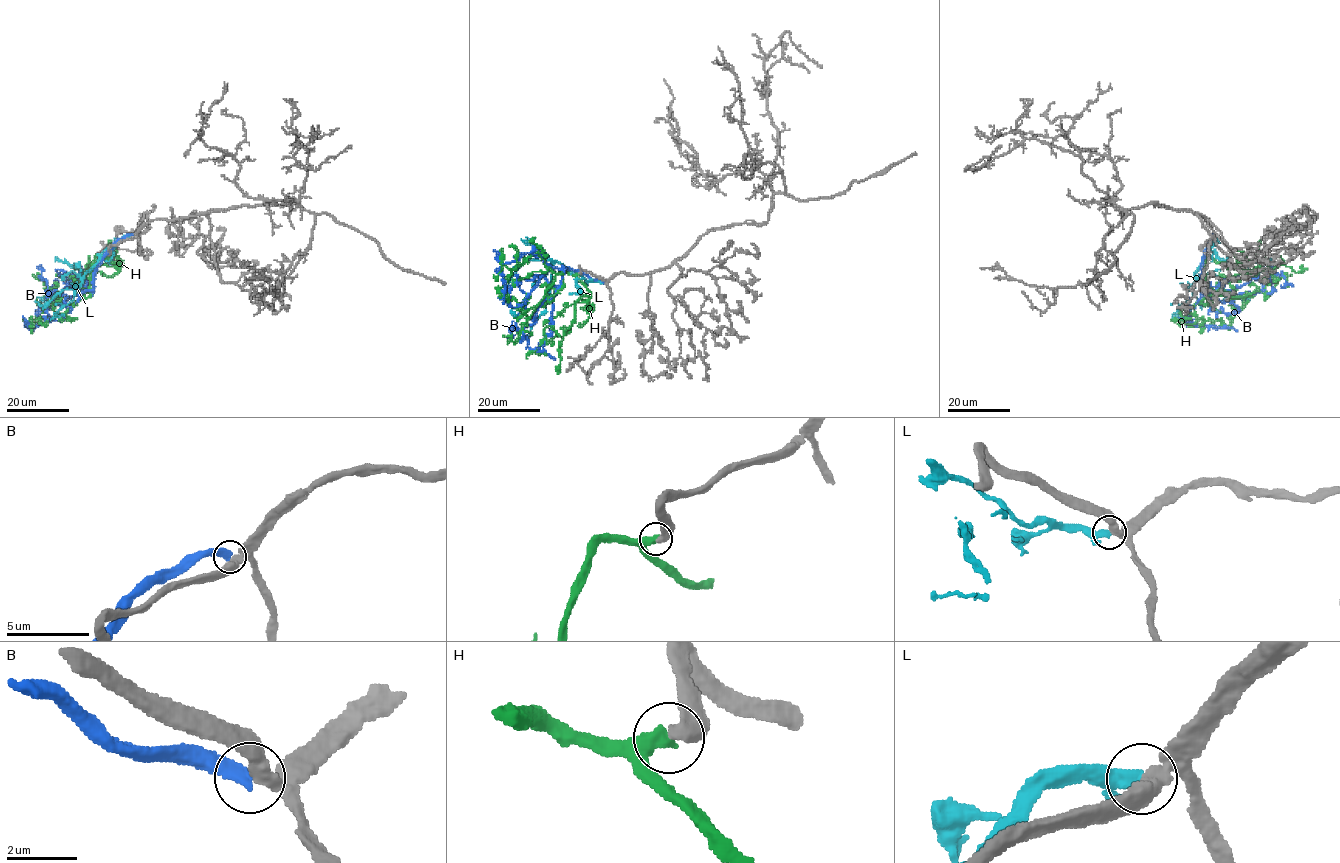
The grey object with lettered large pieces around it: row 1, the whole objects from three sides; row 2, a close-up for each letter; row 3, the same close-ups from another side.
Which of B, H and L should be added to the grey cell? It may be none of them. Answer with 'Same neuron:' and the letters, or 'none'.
Same neuron: H

